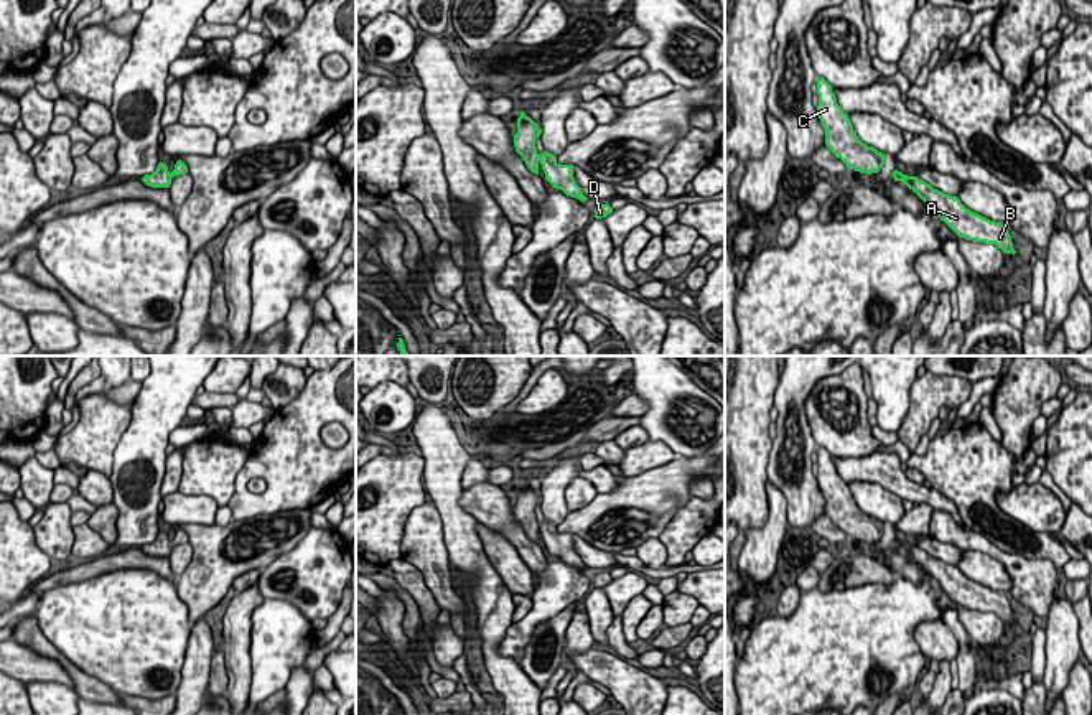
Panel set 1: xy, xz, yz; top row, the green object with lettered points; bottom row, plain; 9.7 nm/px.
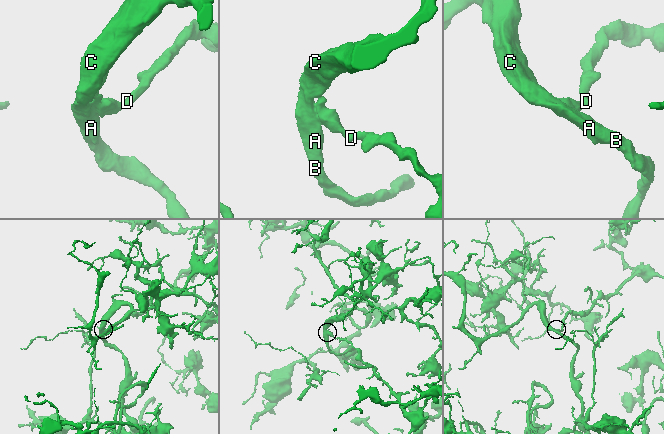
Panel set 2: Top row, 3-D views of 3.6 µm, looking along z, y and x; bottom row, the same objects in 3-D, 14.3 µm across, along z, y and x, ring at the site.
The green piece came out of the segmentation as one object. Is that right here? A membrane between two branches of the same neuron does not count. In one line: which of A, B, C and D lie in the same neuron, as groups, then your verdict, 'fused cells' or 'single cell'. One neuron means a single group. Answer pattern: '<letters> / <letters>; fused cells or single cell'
A B C D; single cell

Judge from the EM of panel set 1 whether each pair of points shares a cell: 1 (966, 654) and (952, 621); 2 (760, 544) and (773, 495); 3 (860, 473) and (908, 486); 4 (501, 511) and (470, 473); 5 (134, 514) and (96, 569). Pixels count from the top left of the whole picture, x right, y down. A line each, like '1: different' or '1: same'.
1: same
2: same
3: same
4: different
5: different

